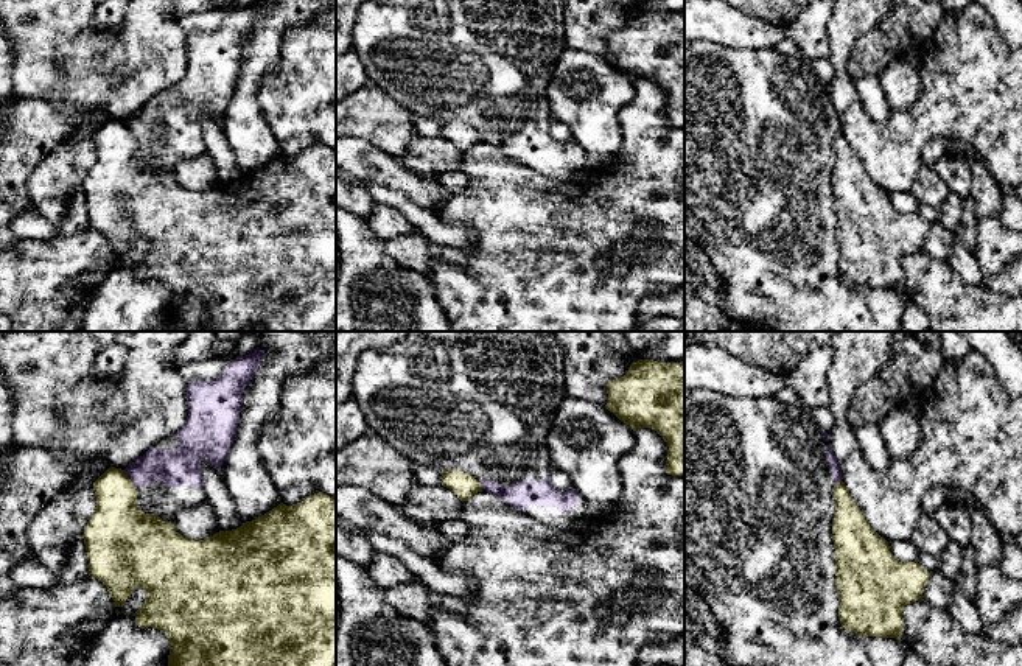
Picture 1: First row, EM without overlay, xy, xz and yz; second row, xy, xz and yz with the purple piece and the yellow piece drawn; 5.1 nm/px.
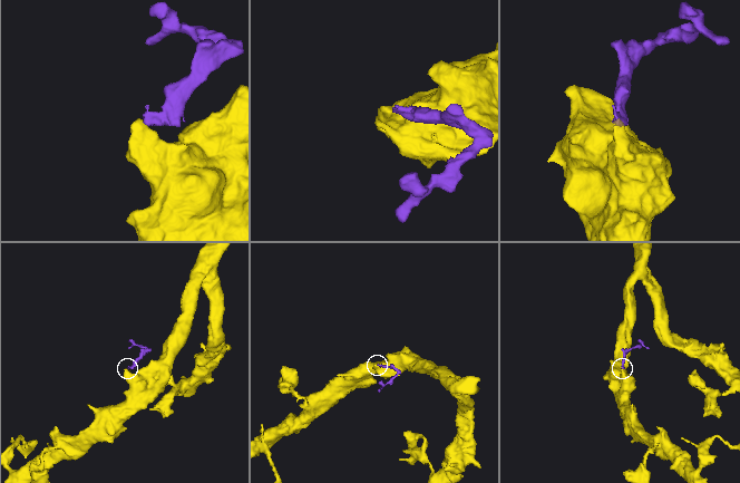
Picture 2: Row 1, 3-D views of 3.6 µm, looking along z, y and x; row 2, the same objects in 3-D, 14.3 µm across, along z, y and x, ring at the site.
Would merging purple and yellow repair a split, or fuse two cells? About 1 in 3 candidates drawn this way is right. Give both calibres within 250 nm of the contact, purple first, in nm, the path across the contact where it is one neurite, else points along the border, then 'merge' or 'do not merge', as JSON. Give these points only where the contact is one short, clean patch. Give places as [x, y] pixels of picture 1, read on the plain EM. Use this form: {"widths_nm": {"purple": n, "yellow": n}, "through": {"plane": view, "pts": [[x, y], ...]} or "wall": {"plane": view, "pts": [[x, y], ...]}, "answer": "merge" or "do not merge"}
{"widths_nm": {"purple": 190, "yellow": 280}, "wall": {"plane": "xy", "pts": [[122, 122], [137, 139]]}, "answer": "do not merge"}

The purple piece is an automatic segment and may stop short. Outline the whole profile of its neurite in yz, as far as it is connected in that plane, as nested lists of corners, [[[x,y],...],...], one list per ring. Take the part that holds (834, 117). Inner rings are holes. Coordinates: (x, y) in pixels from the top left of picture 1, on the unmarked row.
[[[692,40],[684,50],[684,240],[697,243],[711,260],[723,283],[723,305],[728,314],[764,331],[901,331],[905,299],[896,289],[863,288],[848,283],[838,271],[835,237],[835,201],[832,170],[834,137],[842,134],[840,115],[829,96],[829,86],[817,78],[810,61],[786,56],[776,48],[733,48],[708,40]]]

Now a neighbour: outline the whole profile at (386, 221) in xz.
[[[376,204],[367,224],[383,241],[414,230],[414,224],[395,207],[387,204]]]

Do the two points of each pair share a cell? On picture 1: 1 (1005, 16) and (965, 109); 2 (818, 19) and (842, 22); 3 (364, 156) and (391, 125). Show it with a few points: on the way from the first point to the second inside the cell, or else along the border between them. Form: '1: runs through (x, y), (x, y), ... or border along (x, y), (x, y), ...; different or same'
1: border along (990, 16), (1005, 44); different
2: border along (832, 16), (828, 25), (828, 36); different
3: border along (352, 136), (369, 140), (397, 159); different

